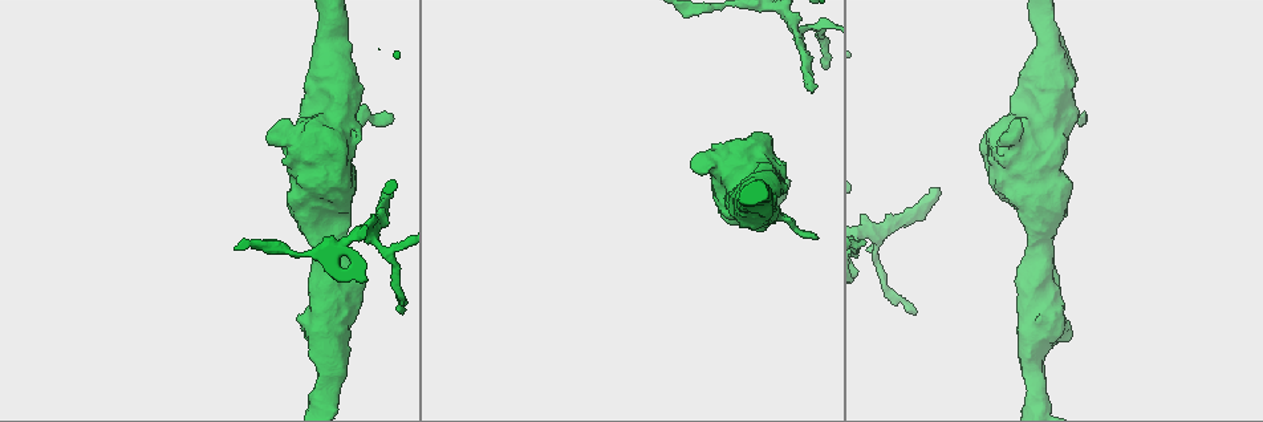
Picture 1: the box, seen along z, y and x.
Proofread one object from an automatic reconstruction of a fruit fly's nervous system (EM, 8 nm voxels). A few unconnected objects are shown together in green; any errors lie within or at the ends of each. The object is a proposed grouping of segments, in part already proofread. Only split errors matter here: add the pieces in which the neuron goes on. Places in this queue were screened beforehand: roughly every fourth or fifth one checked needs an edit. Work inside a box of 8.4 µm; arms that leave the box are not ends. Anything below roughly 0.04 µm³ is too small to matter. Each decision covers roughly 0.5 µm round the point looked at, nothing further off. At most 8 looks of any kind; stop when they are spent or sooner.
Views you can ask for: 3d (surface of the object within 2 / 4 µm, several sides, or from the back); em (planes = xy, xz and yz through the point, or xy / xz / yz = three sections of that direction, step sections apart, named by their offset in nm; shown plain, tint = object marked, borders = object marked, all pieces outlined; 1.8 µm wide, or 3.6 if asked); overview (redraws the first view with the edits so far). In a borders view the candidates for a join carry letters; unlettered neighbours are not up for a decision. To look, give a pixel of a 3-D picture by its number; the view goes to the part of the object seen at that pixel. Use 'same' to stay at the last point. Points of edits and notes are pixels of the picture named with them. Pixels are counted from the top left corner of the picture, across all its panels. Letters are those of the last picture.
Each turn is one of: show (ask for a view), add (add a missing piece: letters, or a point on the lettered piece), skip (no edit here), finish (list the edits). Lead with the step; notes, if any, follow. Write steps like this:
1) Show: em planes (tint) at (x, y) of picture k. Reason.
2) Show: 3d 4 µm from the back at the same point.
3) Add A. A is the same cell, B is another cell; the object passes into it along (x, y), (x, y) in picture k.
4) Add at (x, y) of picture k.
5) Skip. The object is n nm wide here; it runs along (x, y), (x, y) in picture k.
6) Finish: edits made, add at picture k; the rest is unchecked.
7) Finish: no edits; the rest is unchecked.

Show: em xy step 8 (tint) at (272, 130) of picture 1. Branch stops here.

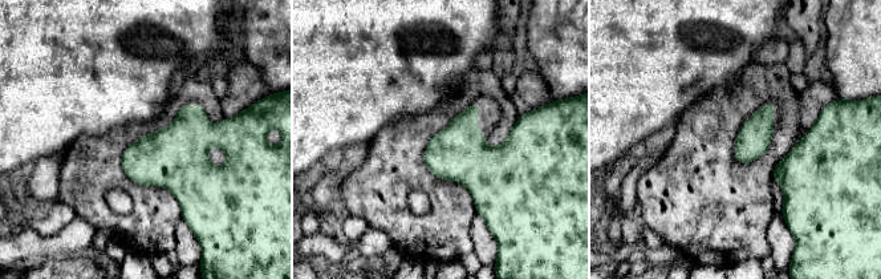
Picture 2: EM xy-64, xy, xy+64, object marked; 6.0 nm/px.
Show: em xy step 8 (borders) at the same point. What lies round it.

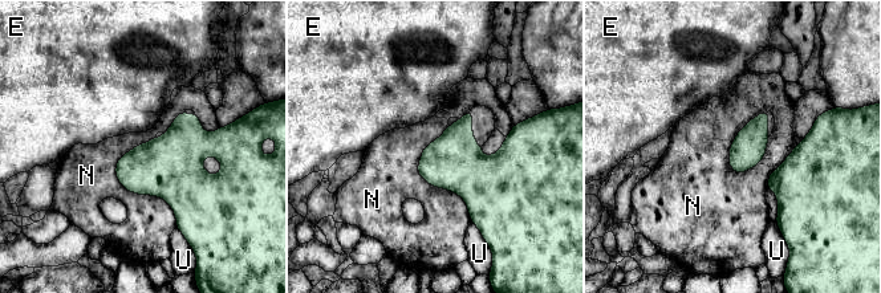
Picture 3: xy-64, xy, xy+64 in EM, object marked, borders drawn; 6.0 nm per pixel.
Skip. E, N and U are other cells; a border runs along (154, 137), (116, 176), (177, 227) in picture 3; none of them fits.

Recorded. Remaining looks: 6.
Show: em 3.6 µm planes (borders) at (781, 213) of picture 1. Free end.

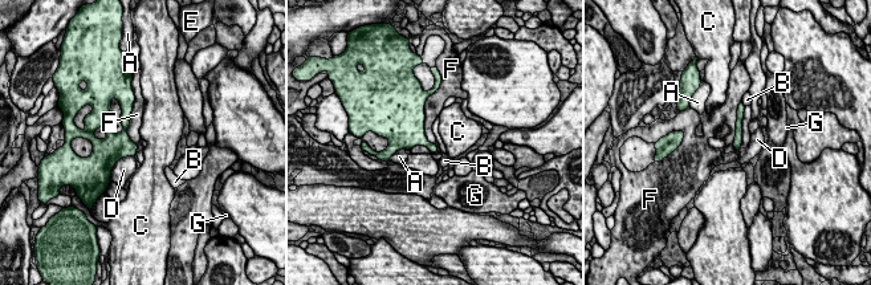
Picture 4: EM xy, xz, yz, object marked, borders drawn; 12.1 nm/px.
Skip. A, B, C, D, E, F and G are other cells; it runs along (741, 105), (737, 149) in picture 4; no lettered piece goes on from it.

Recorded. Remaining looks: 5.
Show: 3d 2 µm at (939, 194) of picture 1. Thin end.

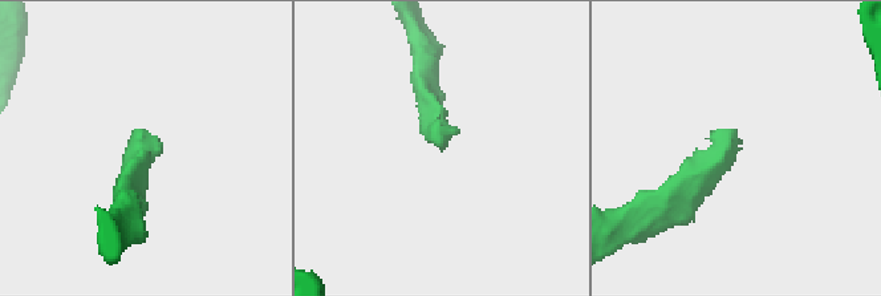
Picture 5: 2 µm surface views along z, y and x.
Show: em xy step 8 (borders) at (146, 152) of picture 5. Shape alone is not enough.

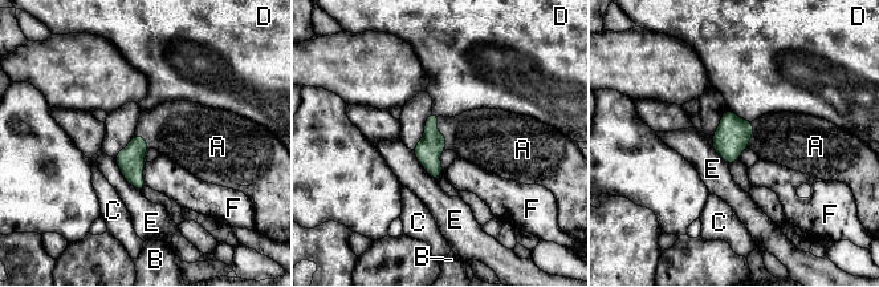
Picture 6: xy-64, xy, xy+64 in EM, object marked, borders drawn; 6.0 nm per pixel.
Add A. A is the same cell, B, C, D, E and F are other cells; the object passes into it along (428, 149), (440, 133), (481, 136) in picture 6; the neuron continues.

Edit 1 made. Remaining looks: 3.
Finish: edits made, add at picture 6; the rest is unchecked.

